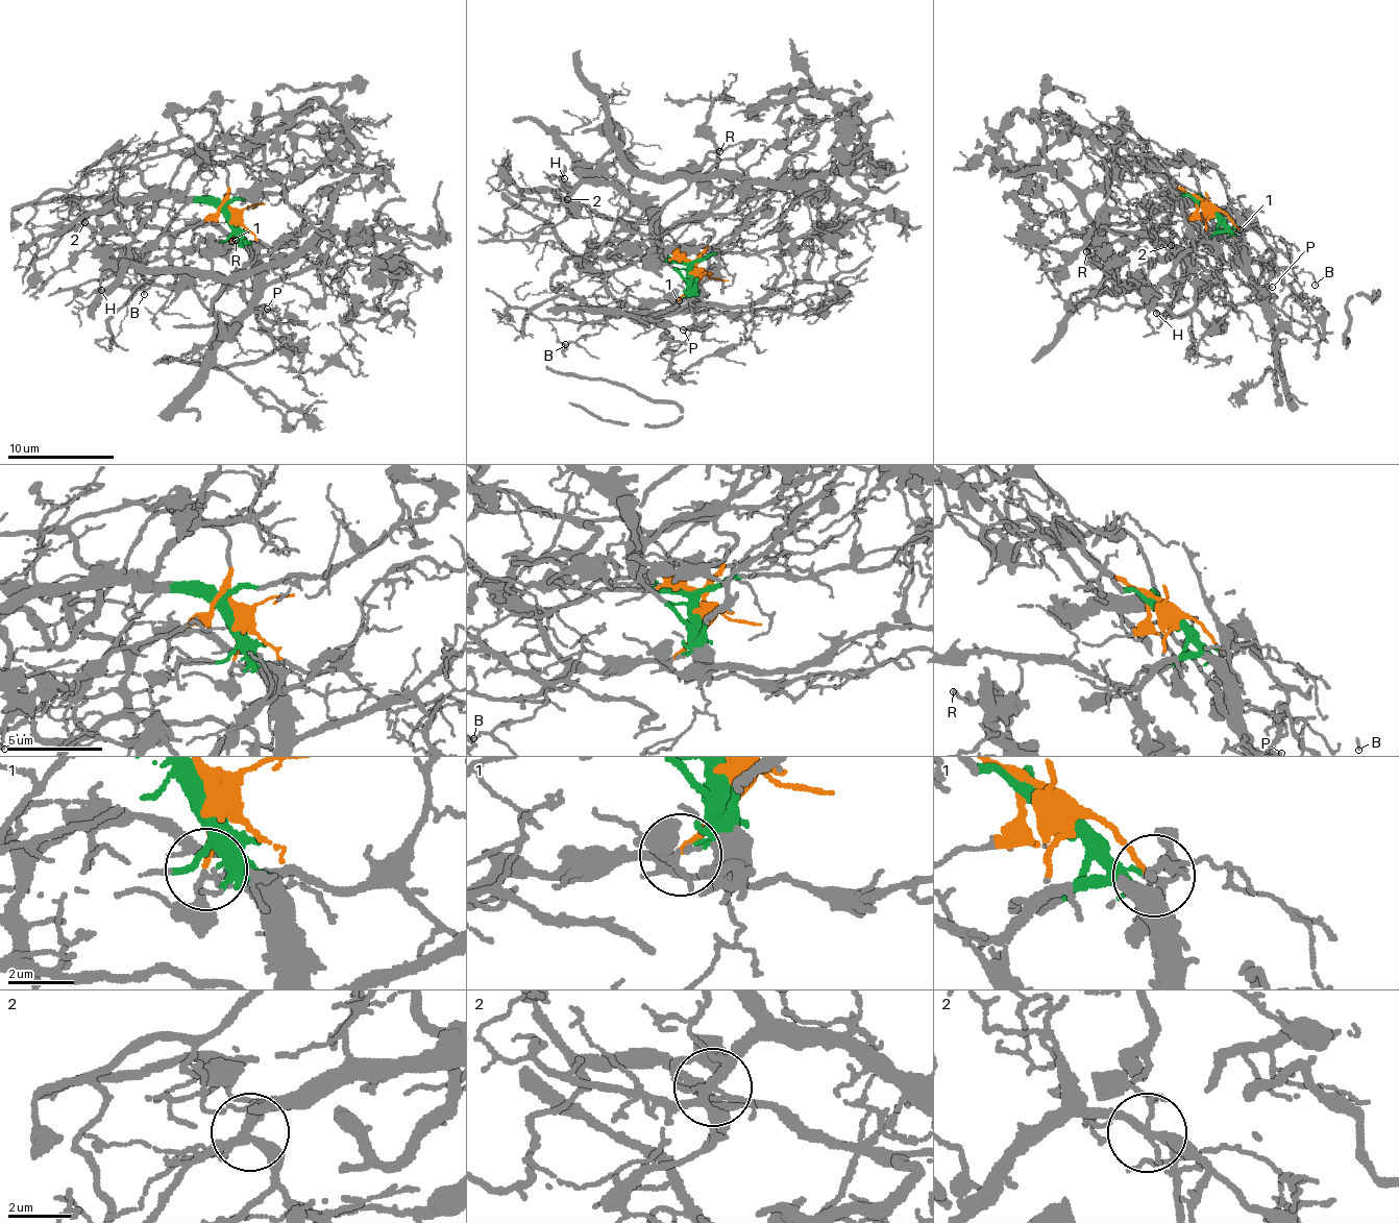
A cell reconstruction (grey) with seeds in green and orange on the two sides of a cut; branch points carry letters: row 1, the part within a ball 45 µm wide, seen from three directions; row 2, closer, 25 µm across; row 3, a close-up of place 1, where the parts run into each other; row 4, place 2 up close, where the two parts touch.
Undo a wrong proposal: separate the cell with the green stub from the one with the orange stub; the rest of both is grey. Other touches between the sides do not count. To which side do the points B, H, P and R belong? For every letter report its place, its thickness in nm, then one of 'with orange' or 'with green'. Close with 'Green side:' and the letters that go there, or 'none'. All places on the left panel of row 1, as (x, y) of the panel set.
B: (144, 294) | 80 nm | with orange
H: (101, 290) | 140 nm | with green
P: (267, 309) | 140 nm | with green
R: (236, 240) | 150 nm | with green
Green side: H, P, R

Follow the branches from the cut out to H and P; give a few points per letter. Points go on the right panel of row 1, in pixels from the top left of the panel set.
H: (1208, 208), (1199, 199), (1162, 208), (1144, 227), (1191, 258), (1186, 282), (1161, 319), (1155, 312)
P: (1208, 208), (1244, 251), (1251, 288), (1249, 301), (1273, 286)

